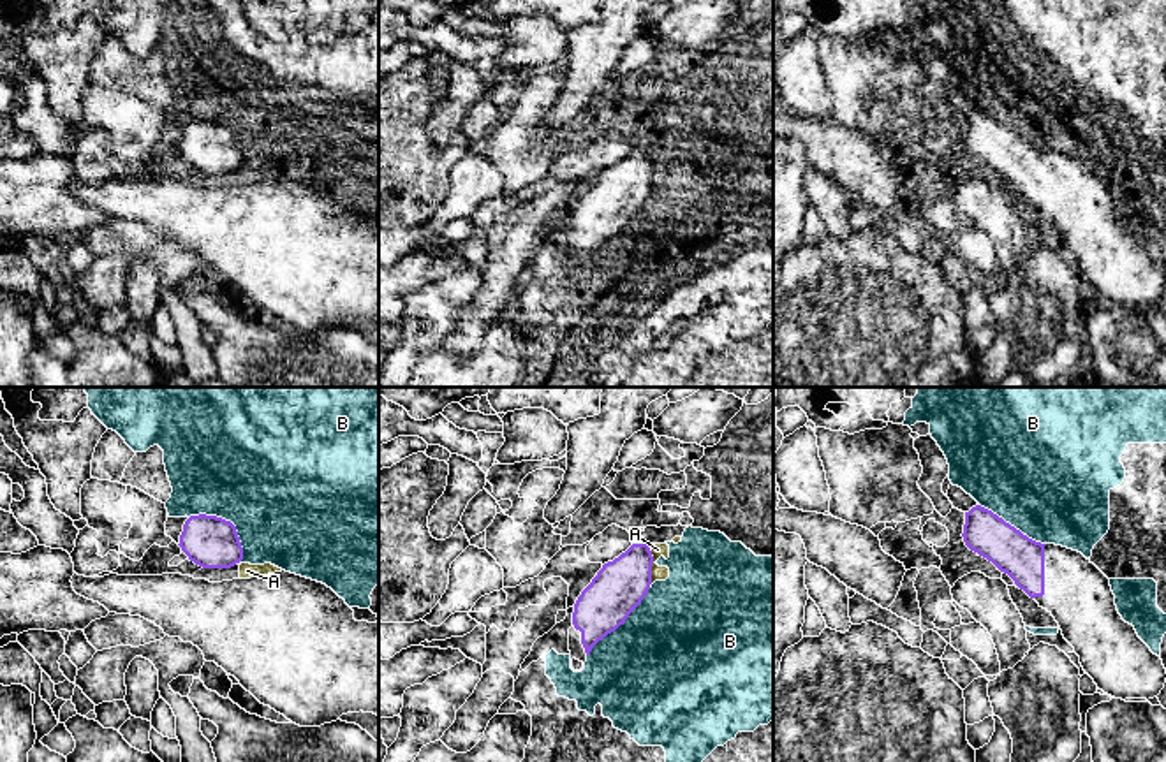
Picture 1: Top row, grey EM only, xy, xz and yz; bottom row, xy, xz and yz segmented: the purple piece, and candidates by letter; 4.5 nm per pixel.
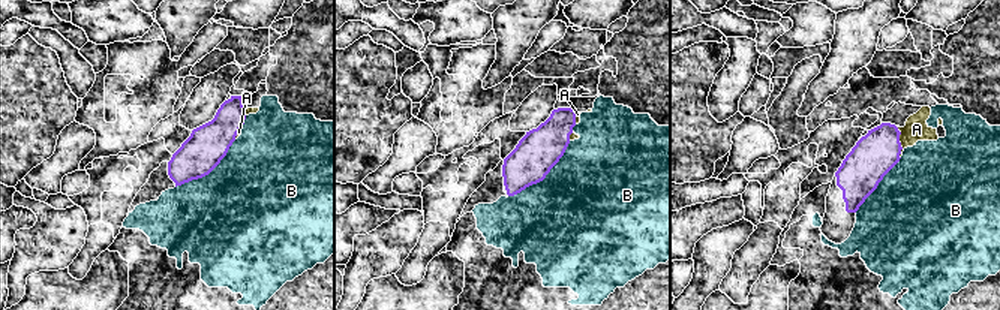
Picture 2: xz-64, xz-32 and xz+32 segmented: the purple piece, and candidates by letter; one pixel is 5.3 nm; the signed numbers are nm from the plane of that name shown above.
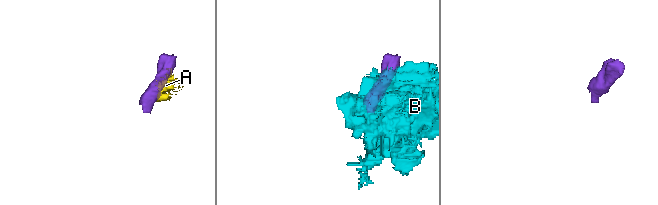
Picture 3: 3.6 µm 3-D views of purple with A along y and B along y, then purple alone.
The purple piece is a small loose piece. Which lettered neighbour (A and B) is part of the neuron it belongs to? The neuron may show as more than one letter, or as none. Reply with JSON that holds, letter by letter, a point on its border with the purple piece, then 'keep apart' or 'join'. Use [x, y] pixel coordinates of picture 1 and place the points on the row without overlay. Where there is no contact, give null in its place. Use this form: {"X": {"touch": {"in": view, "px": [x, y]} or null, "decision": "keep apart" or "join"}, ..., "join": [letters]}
{"A": {"touch": {"in": "xz", "px": [650, 171]}, "decision": "keep apart"}, "B": {"touch": {"in": "xy", "px": [228, 127]}, "decision": "keep apart"}, "join": []}

